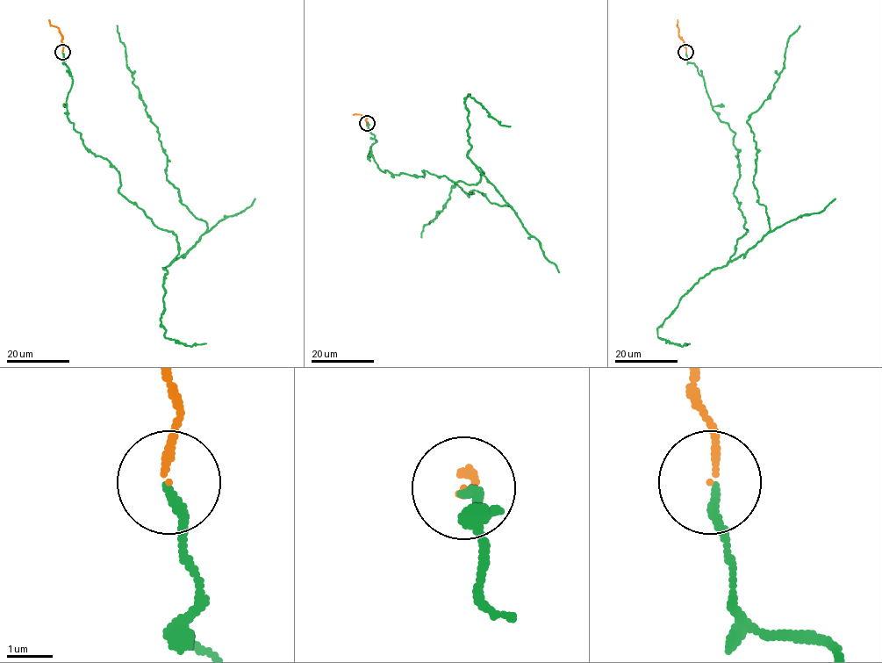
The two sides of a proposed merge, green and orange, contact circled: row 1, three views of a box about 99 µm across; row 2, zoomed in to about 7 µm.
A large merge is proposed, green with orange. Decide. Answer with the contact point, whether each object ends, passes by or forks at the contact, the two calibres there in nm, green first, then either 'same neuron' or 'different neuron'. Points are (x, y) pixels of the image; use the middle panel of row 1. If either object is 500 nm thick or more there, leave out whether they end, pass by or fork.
place (367, 123); green ends; orange ends; calibres 190 and 130 nm; same neuron

